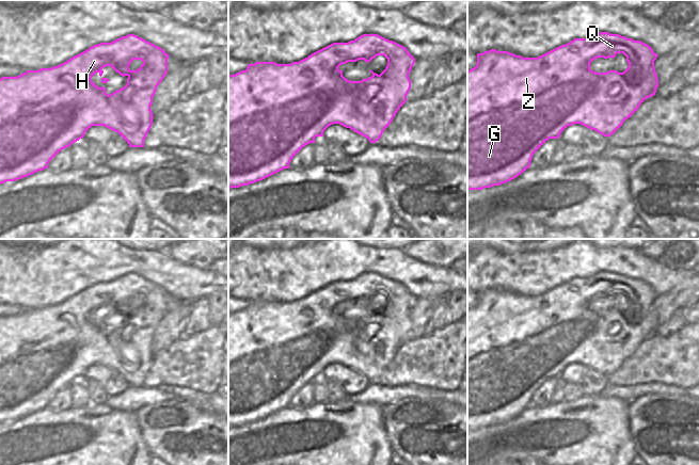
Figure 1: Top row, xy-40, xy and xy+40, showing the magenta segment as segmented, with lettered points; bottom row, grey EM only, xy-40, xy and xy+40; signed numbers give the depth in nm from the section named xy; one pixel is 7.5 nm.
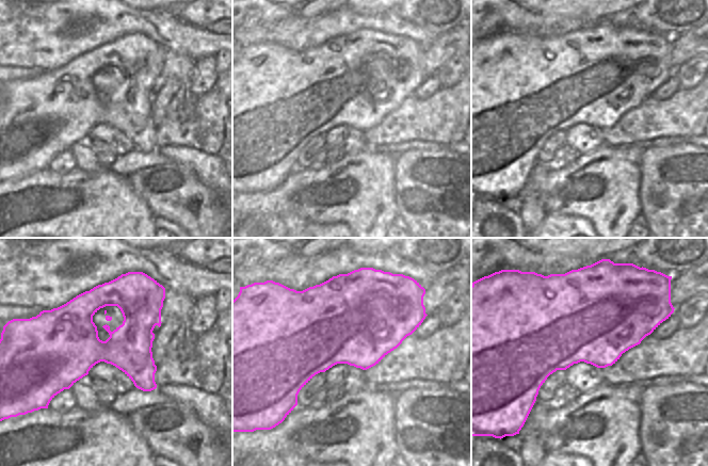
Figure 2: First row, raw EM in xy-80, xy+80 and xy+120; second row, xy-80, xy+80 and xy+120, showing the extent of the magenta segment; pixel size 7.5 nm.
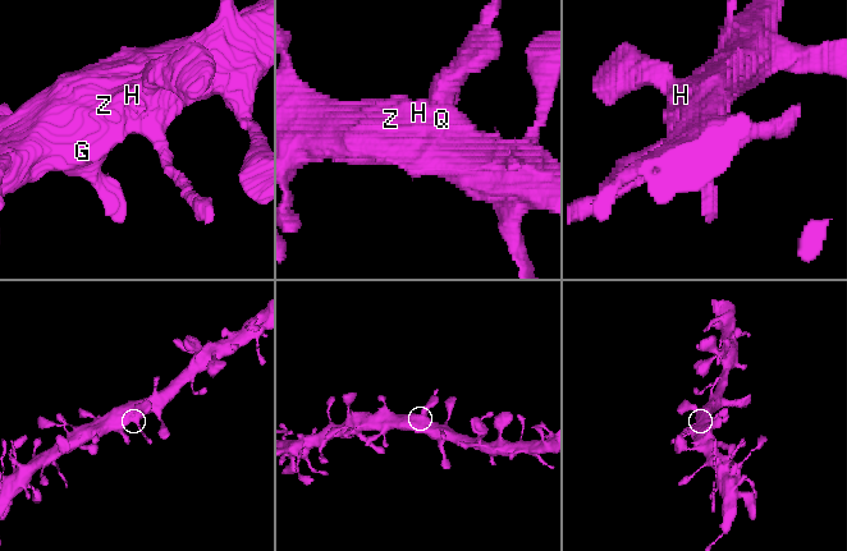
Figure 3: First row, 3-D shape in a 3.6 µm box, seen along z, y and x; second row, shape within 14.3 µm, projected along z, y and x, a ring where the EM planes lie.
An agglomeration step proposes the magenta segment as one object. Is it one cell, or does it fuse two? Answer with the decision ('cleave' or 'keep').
keep

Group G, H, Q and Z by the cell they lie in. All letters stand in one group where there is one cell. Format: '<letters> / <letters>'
G H Q Z

